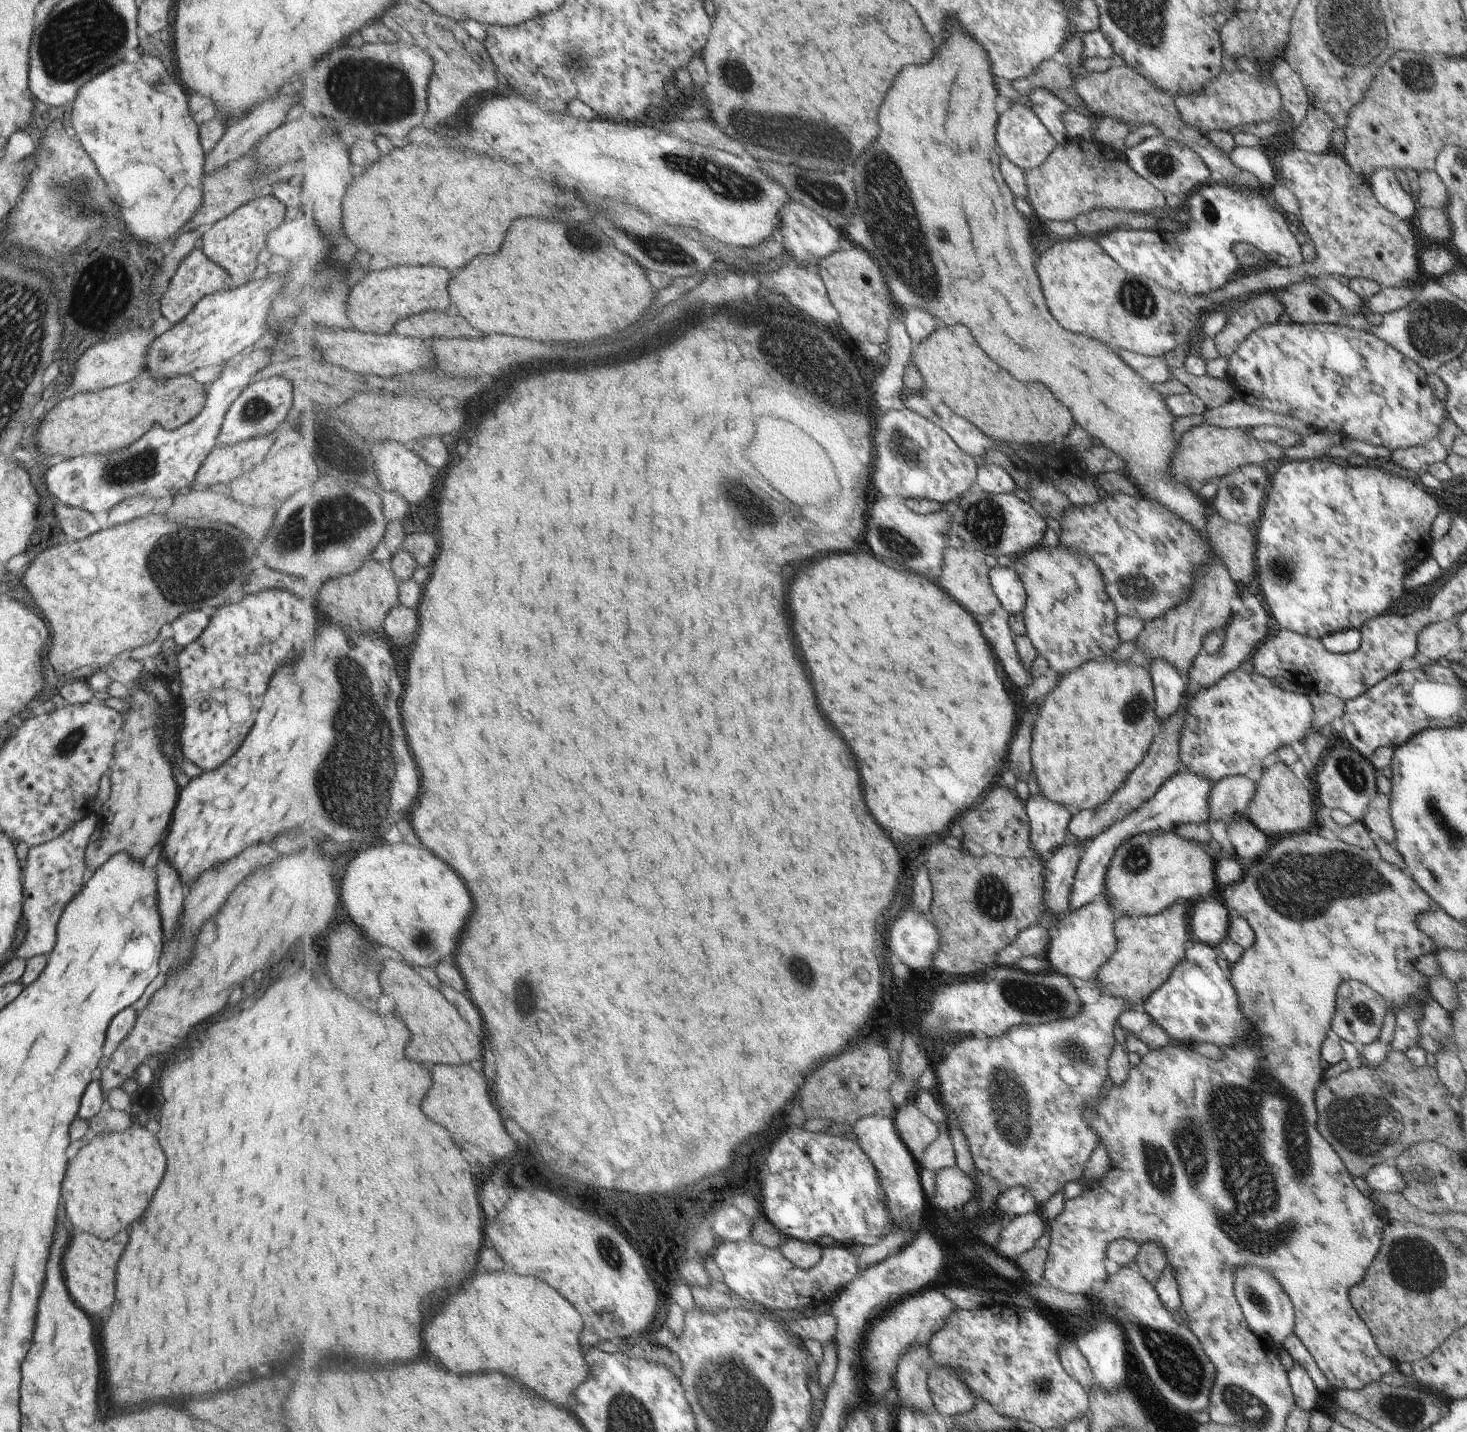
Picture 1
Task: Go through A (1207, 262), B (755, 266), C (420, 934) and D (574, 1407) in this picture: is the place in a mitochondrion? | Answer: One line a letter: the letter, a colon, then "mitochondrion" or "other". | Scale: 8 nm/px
A: other
B: other
C: mitochondrion
D: other

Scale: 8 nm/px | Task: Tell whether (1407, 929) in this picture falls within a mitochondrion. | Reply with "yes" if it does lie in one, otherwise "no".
no

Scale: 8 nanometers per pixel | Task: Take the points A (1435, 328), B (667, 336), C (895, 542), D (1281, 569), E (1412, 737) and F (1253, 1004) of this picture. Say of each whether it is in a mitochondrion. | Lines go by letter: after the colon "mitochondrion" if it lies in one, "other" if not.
A: mitochondrion
B: other
C: mitochondrion
D: mitochondrion
E: other
F: mitochondrion

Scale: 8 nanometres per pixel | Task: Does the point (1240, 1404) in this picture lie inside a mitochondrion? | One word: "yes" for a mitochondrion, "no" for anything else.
yes

